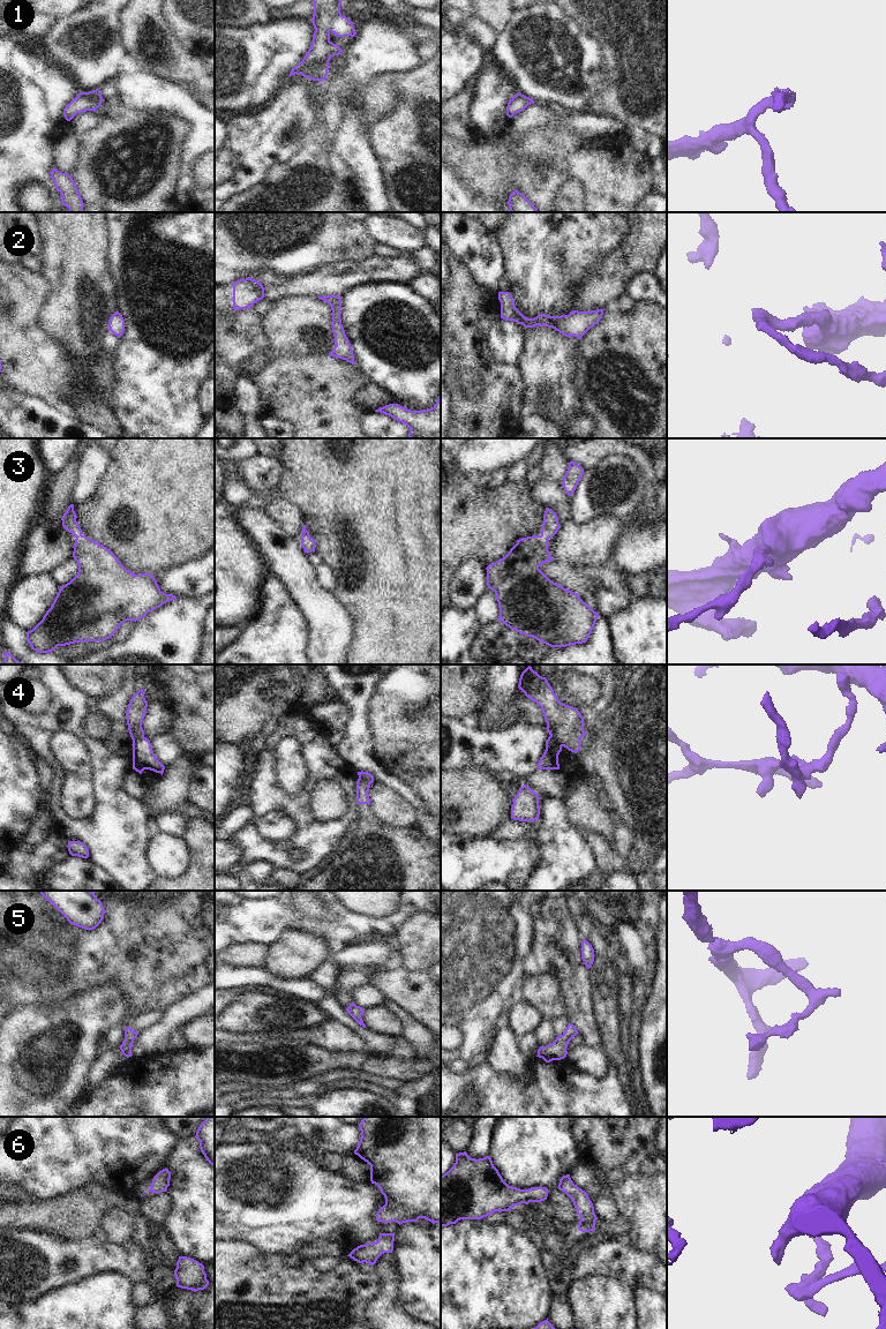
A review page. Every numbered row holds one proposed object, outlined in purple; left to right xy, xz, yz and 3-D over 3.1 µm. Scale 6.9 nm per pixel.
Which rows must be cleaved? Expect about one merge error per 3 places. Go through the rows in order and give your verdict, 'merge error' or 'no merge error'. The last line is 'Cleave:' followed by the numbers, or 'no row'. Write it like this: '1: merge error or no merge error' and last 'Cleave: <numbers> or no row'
1: no merge error
2: no merge error
3: no merge error
4: merge error
5: no merge error
6: no merge error
Cleave: 4

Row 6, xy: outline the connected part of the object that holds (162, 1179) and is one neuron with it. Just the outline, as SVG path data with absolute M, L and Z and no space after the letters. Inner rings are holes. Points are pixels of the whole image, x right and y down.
M166 1167L163 1169L162 1171L159 1171L153 1177L151 1186L150 1186L150 1188L147 1192L152 1192L152 1193L156 1193L156 1194L159 1194L162 1192L166 1192L167 1187L170 1186L170 1179L171 1179L171 1172ZM144 1192L144 1193L147 1193L147 1192Z

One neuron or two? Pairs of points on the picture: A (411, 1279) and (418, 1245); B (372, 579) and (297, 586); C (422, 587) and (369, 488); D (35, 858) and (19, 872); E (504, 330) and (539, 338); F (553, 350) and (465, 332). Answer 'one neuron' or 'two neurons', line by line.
A: one neuron
B: two neurons
C: one neuron
D: one neuron
E: two neurons
F: two neurons

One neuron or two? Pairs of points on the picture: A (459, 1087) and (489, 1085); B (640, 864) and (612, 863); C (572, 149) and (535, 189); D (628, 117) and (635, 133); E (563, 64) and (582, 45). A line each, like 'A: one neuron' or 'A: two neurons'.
A: one neuron
B: two neurons
C: one neuron
D: two neurons
E: one neuron

